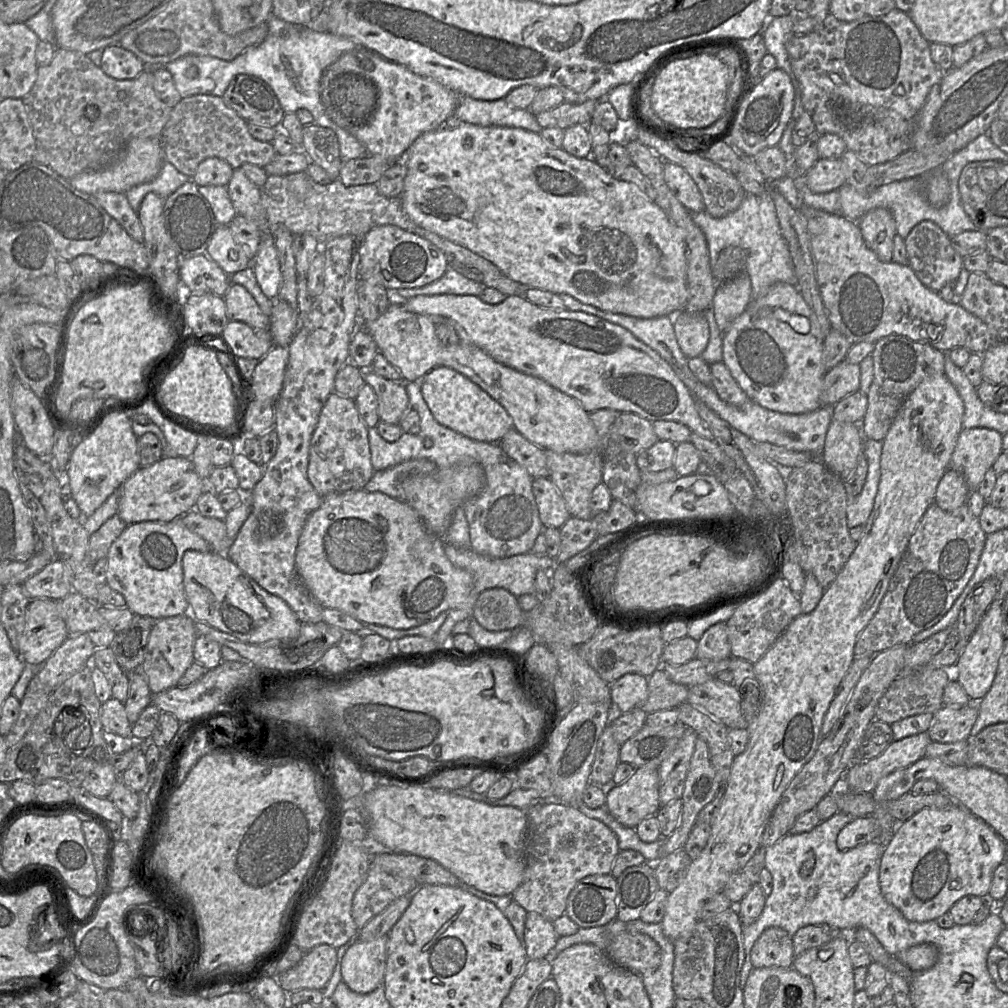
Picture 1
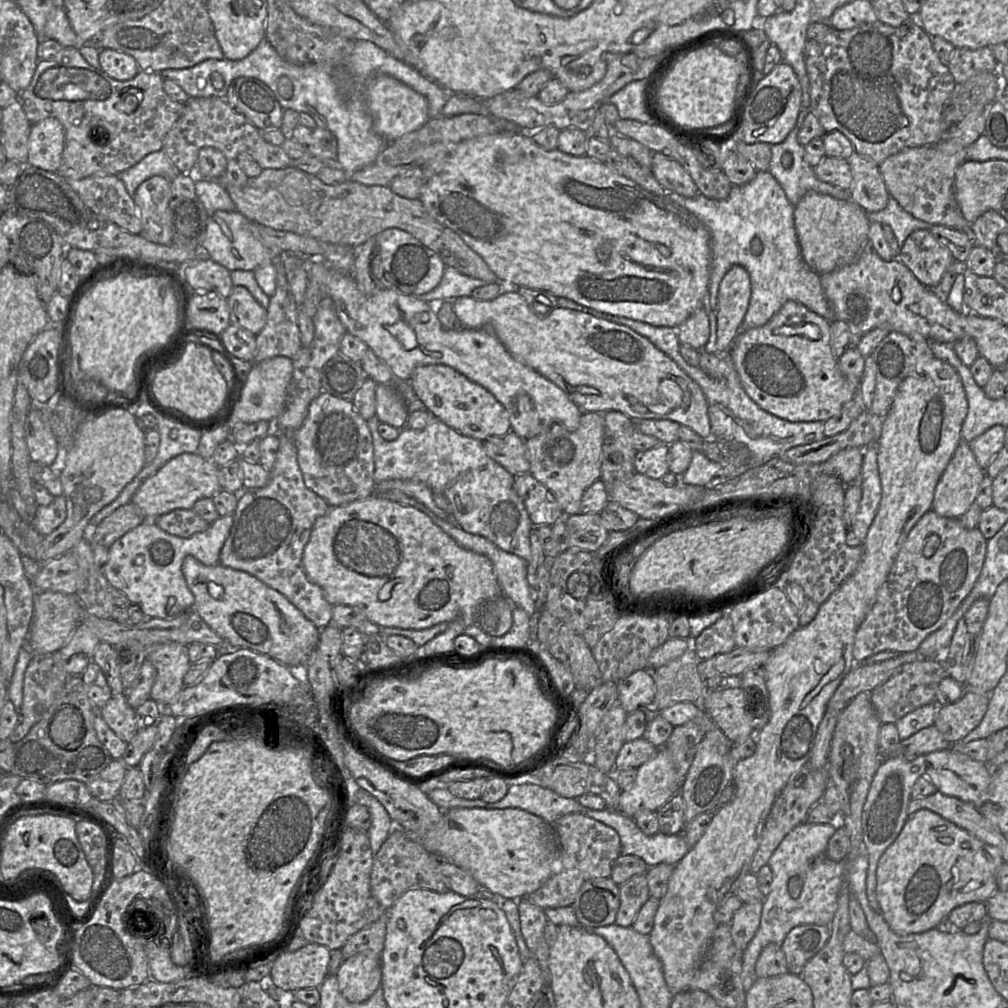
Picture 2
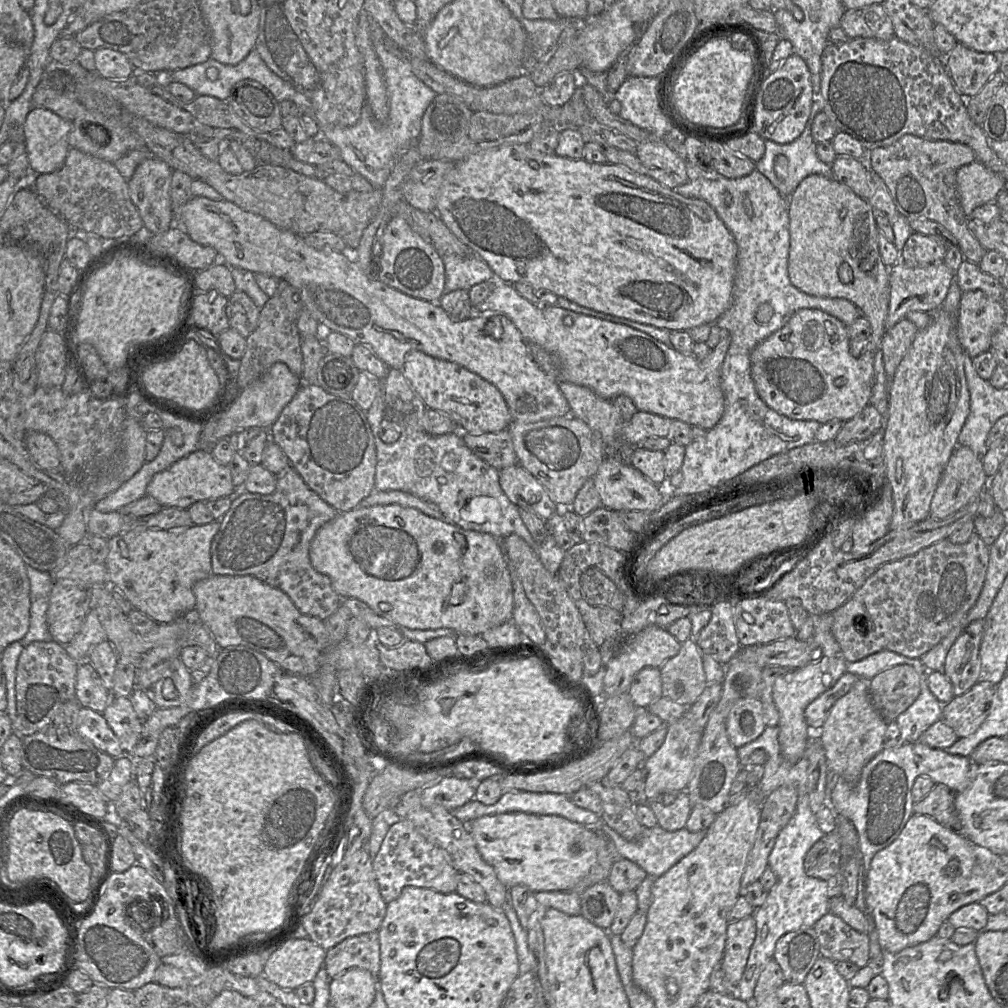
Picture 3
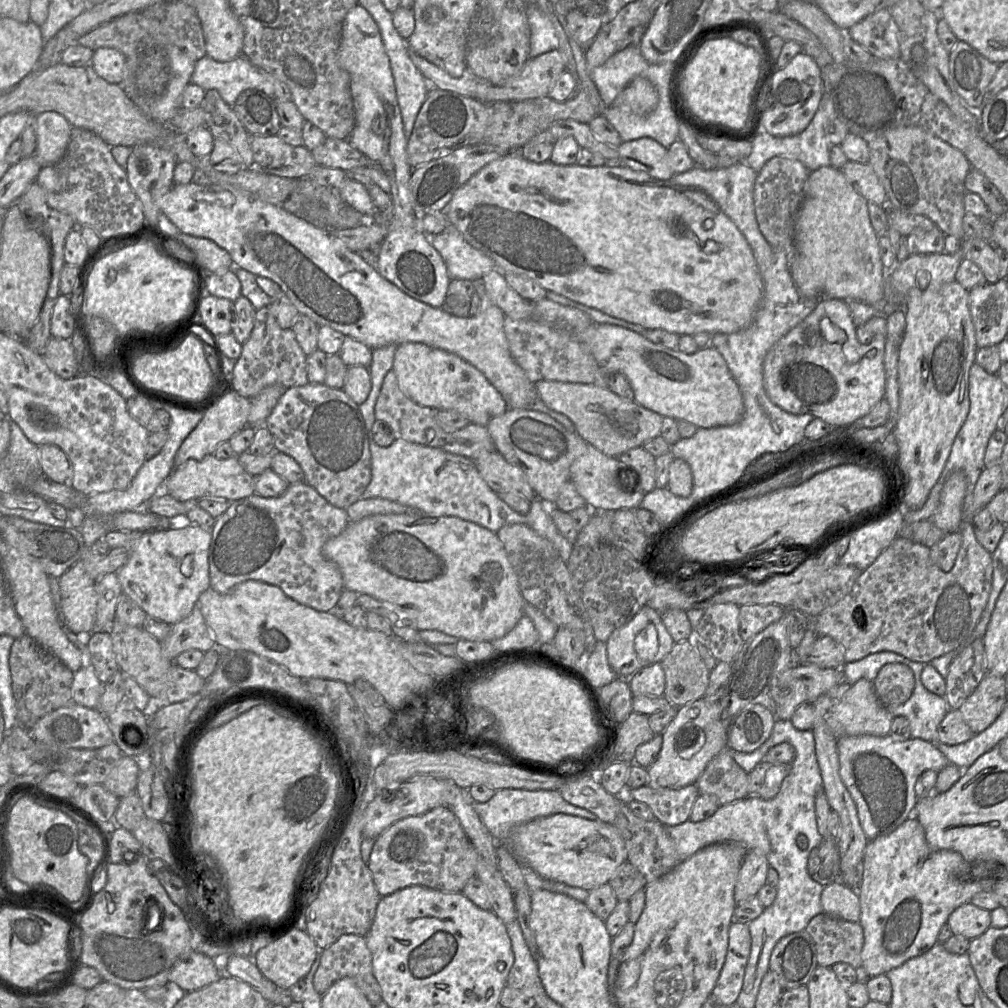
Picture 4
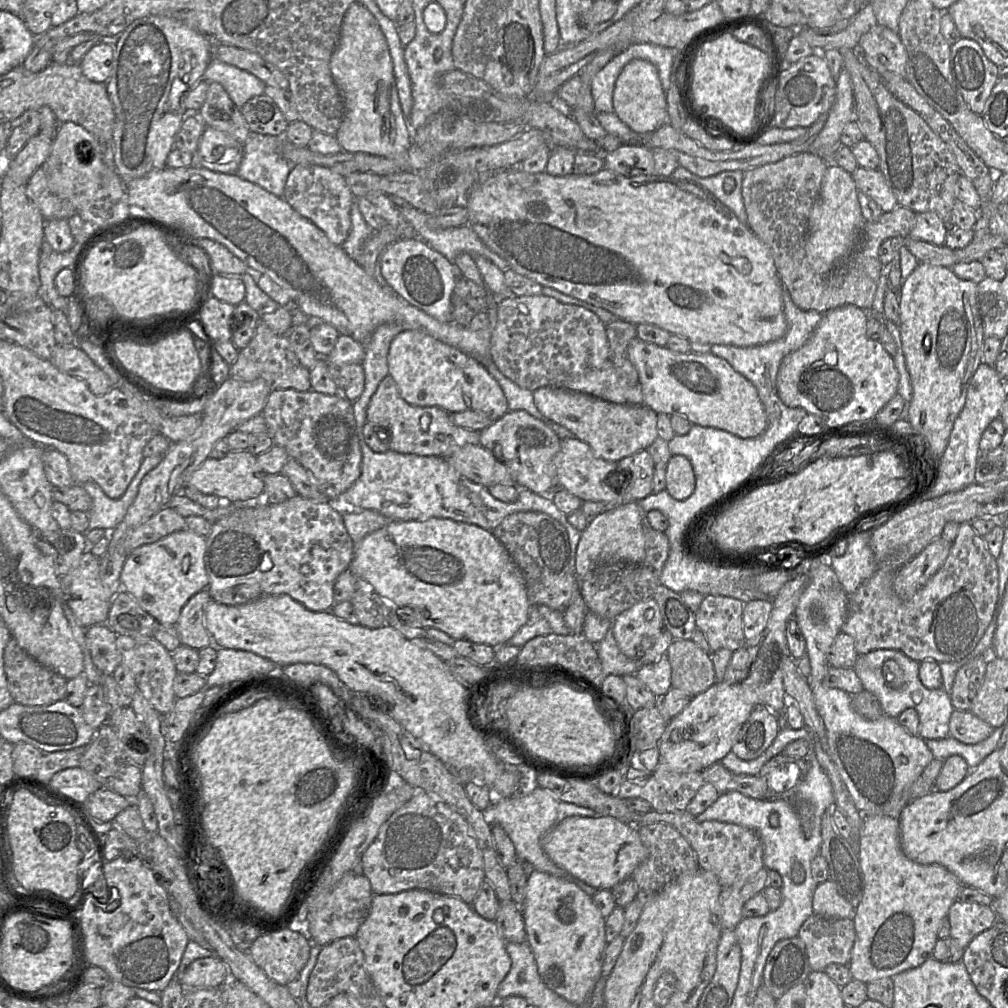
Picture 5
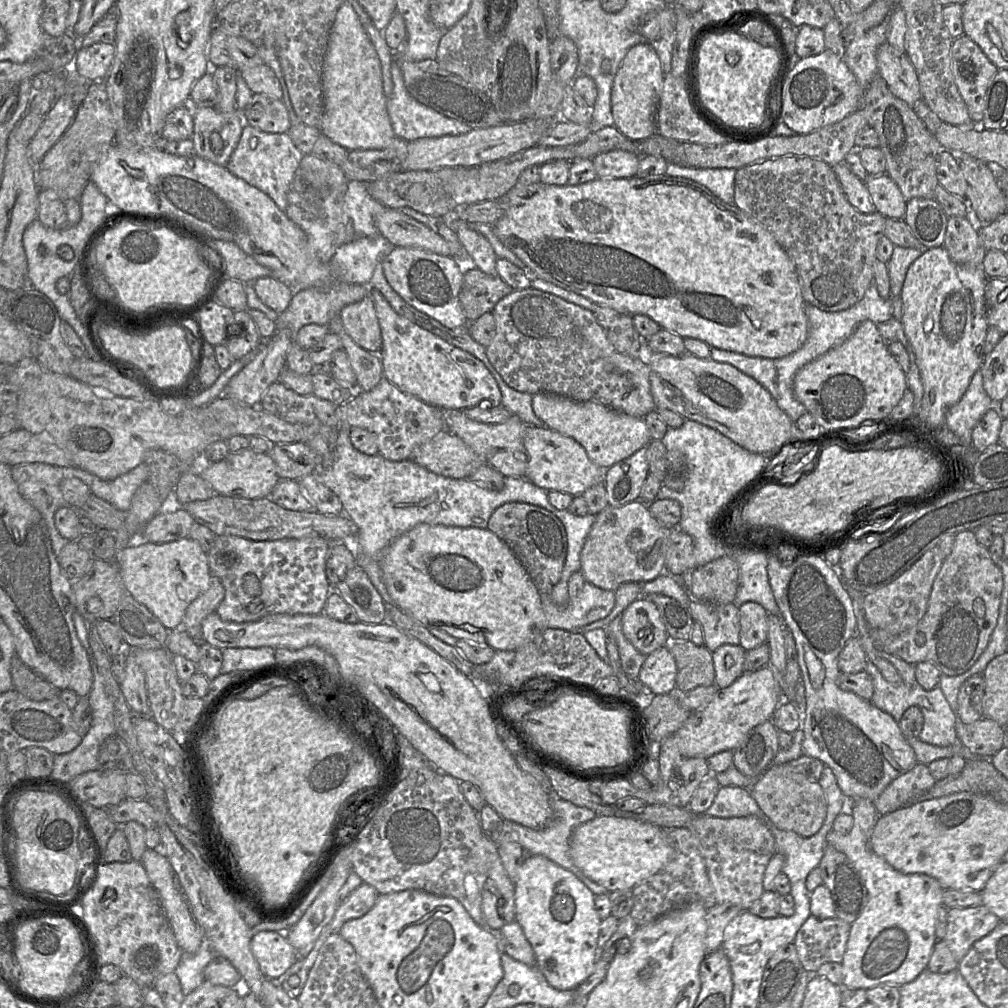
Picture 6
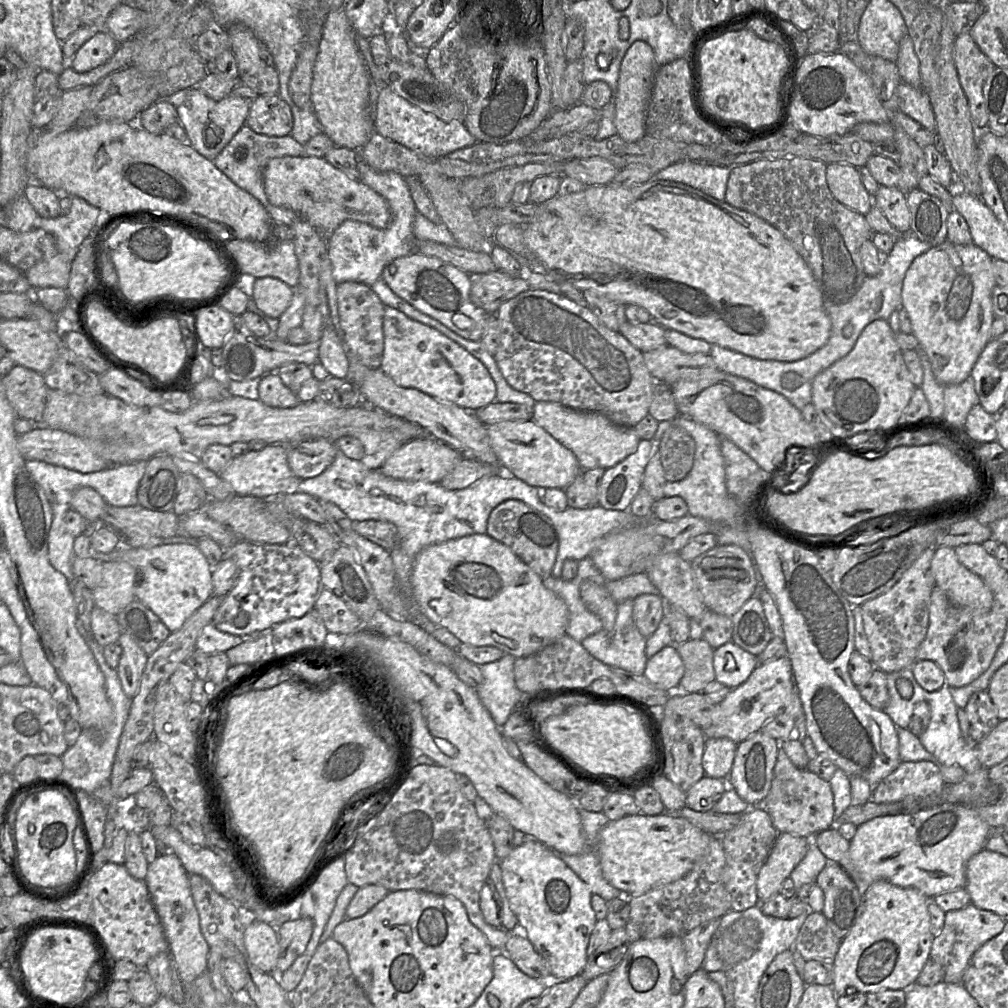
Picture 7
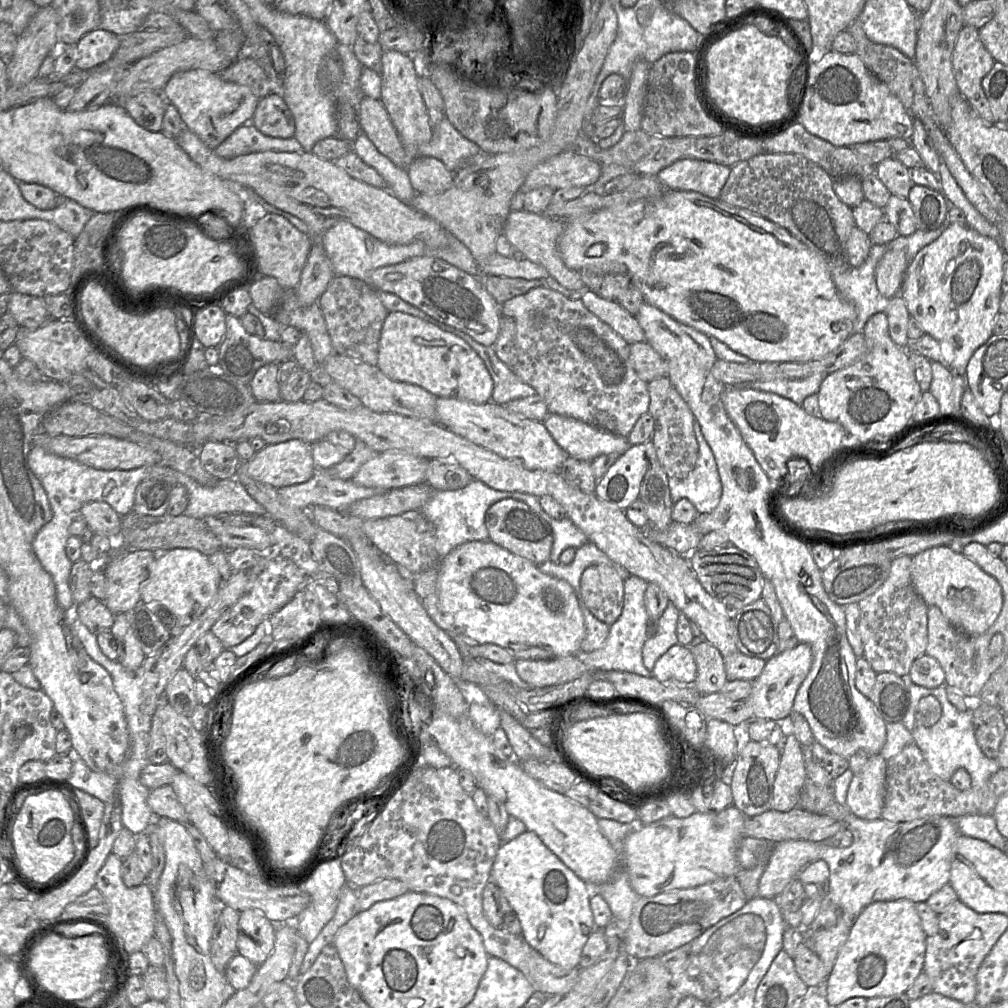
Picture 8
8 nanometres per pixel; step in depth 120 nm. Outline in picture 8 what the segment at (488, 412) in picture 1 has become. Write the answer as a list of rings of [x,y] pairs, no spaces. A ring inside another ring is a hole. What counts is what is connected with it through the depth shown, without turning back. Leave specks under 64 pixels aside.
[[[388,312],[384,320],[377,367],[392,380],[418,385],[437,397],[476,404],[491,400],[493,380],[478,354],[456,335],[404,312]]]

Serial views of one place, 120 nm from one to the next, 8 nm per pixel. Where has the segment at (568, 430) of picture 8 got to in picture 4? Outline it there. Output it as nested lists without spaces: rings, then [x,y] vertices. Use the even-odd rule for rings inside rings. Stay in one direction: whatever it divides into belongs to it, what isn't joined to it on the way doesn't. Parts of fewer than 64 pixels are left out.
[[[549,380],[535,383],[535,387],[538,398],[548,408],[567,416],[573,422],[575,432],[607,456],[619,457],[633,448],[642,447],[661,434],[661,415],[634,400],[620,397],[608,388]]]

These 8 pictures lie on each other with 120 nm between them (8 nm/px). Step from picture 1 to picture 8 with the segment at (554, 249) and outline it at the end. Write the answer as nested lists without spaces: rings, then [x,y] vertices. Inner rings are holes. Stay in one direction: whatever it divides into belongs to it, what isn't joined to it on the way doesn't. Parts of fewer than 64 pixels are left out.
[[[666,190],[653,199],[640,199],[627,206],[616,206],[585,215],[570,224],[558,241],[558,250],[564,264],[572,270],[582,268],[608,273],[628,274],[631,285],[639,289],[644,301],[660,309],[675,320],[691,326],[708,336],[714,336],[732,350],[763,362],[807,362],[822,358],[838,348],[852,333],[857,311],[852,303],[843,298],[833,281],[832,273],[823,260],[805,243],[777,223],[720,199],[713,199],[695,191]]]

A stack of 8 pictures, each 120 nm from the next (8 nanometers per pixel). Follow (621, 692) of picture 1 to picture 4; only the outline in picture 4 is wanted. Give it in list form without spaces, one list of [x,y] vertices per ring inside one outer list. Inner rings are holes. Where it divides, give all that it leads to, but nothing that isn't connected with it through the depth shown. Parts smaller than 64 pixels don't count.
[[[661,662],[646,666],[635,672],[628,679],[632,697],[661,697],[665,692],[665,675]]]

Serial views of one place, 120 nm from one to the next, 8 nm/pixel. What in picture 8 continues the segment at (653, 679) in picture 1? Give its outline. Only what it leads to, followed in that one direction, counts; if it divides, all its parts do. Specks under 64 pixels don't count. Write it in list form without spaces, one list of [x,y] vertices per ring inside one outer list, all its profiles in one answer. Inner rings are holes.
[[[708,641],[690,647],[690,651],[697,666],[697,677],[691,686],[701,695],[720,692],[728,681],[720,651]]]

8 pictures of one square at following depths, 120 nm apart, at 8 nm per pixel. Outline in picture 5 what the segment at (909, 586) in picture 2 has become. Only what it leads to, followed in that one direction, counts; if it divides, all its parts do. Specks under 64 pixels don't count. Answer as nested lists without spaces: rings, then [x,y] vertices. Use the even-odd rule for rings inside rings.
[[[970,522],[960,524],[943,566],[910,600],[898,597],[893,588],[895,573],[879,570],[848,596],[842,632],[854,639],[859,656],[878,649],[898,650],[919,663],[957,662],[967,657],[988,628],[998,599],[996,559]]]

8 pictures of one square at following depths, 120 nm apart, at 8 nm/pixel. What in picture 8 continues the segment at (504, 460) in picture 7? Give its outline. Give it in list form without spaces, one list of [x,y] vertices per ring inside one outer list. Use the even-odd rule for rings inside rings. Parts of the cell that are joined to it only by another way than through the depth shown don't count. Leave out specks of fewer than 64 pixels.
[[[441,398],[436,401],[436,419],[451,432],[491,450],[497,455],[520,461],[529,470],[558,472],[568,455],[555,443],[543,422],[510,412],[504,405],[492,401],[484,404]]]

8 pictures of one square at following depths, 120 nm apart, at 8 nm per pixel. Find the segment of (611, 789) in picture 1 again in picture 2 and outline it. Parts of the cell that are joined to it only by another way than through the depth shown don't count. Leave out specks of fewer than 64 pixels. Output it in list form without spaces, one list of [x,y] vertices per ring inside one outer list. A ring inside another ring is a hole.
[[[665,746],[637,771],[632,786],[620,794],[618,811],[626,816],[633,818],[641,810],[656,812],[680,792],[681,782]]]

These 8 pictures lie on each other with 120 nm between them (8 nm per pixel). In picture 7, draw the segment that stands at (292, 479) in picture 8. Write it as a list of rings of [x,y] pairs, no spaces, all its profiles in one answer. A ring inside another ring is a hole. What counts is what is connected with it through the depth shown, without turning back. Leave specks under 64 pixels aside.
[[[270,444],[262,450],[250,450],[243,455],[234,456],[225,469],[217,474],[231,487],[234,493],[259,498],[297,492],[297,487],[303,480],[291,470],[288,463],[288,446],[285,444]]]

